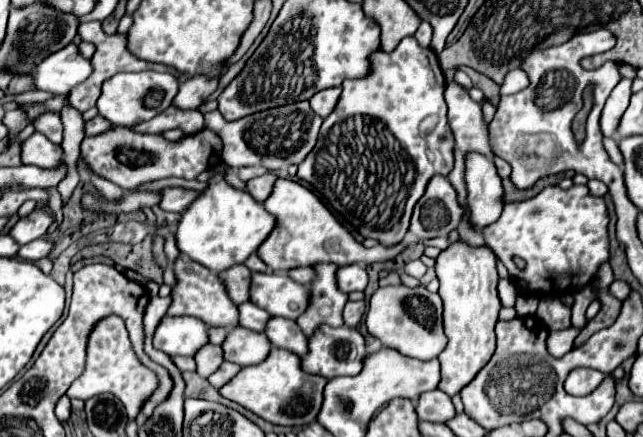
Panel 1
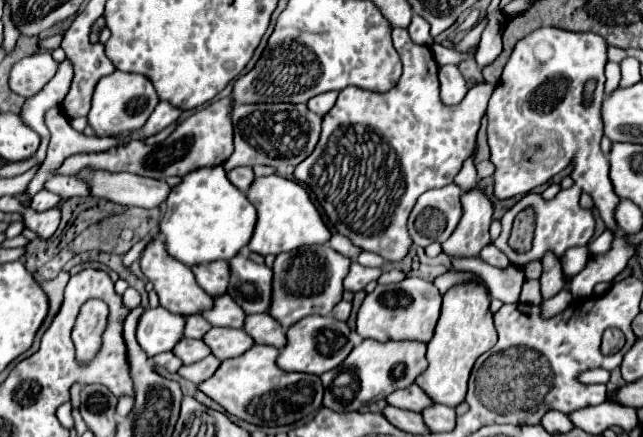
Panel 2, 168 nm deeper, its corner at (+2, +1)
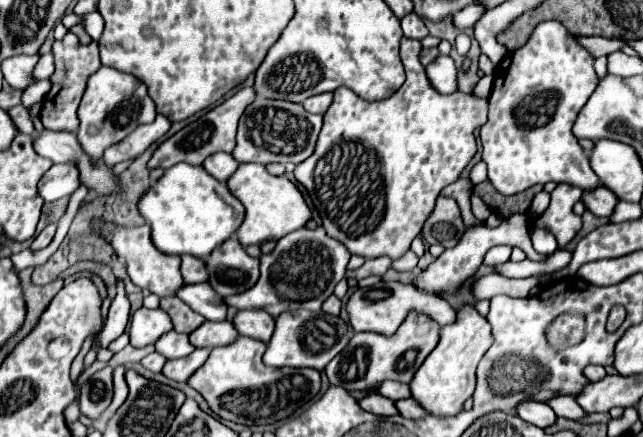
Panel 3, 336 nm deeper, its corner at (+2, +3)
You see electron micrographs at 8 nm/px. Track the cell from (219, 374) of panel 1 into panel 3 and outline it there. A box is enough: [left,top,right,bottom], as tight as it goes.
[163,348,211,382]

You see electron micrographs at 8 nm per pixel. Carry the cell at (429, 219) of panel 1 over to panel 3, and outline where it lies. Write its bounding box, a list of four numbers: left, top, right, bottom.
[421,196,465,248]

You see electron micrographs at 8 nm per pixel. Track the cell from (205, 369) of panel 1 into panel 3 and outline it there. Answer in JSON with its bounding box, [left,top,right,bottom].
[155,330,195,360]

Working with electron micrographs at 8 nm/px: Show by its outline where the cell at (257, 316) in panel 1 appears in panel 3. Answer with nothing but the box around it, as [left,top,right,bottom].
[177,282,229,322]

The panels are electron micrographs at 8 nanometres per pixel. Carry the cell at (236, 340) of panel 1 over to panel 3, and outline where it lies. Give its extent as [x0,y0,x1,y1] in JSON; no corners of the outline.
[189,320,239,348]

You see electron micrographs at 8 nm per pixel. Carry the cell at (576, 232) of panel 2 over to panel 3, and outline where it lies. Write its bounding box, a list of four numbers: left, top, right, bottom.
[531,184,583,248]

